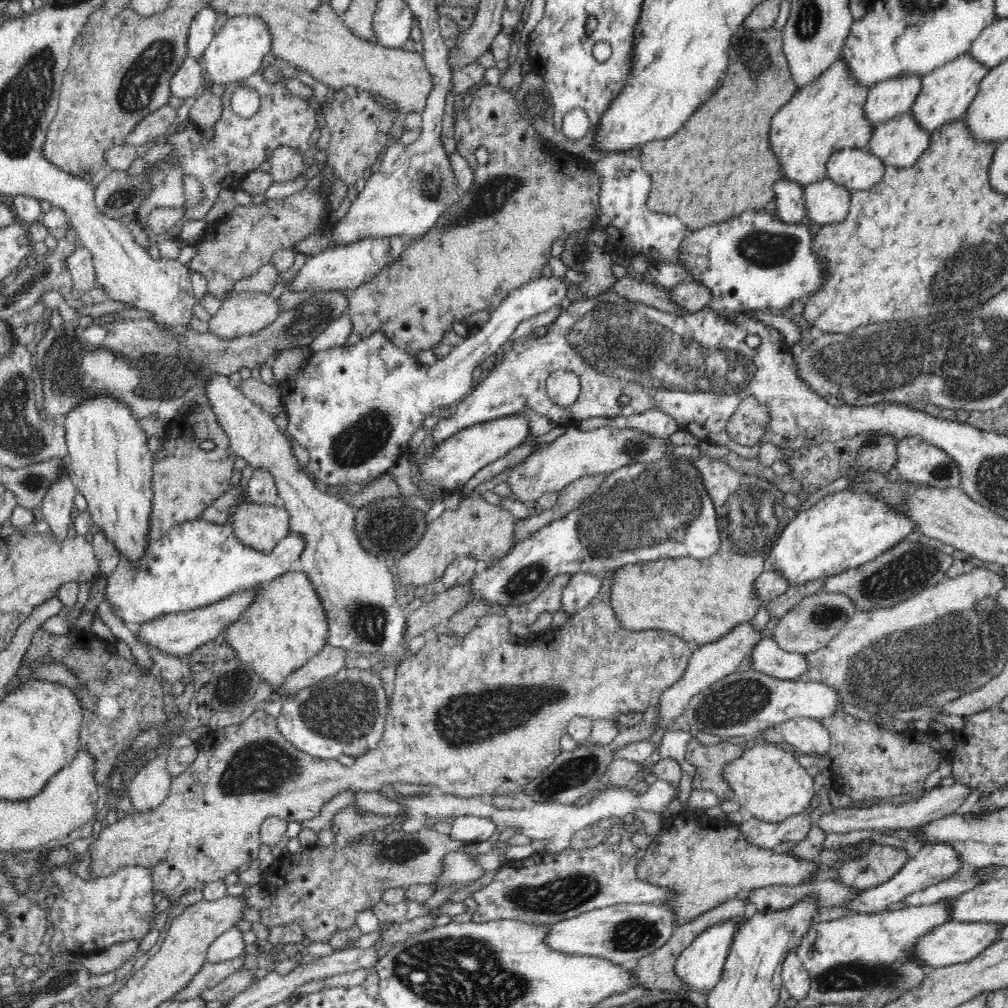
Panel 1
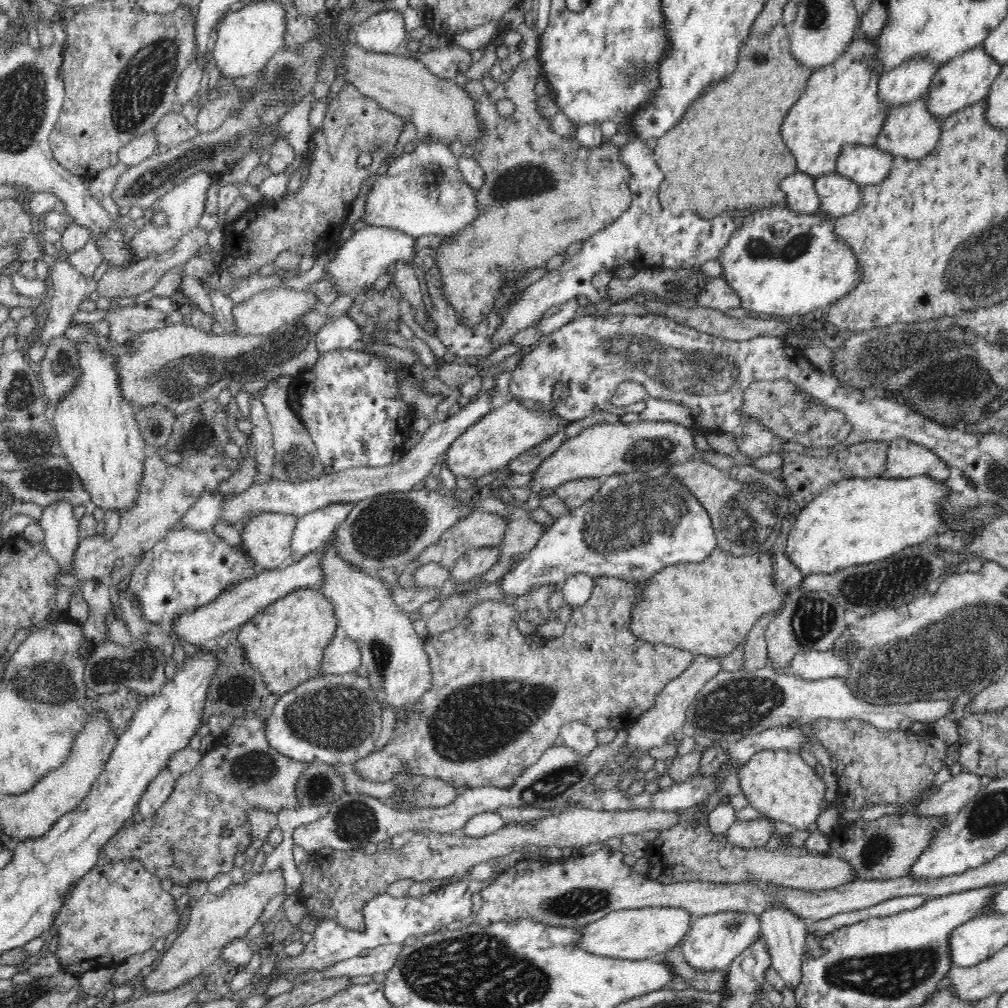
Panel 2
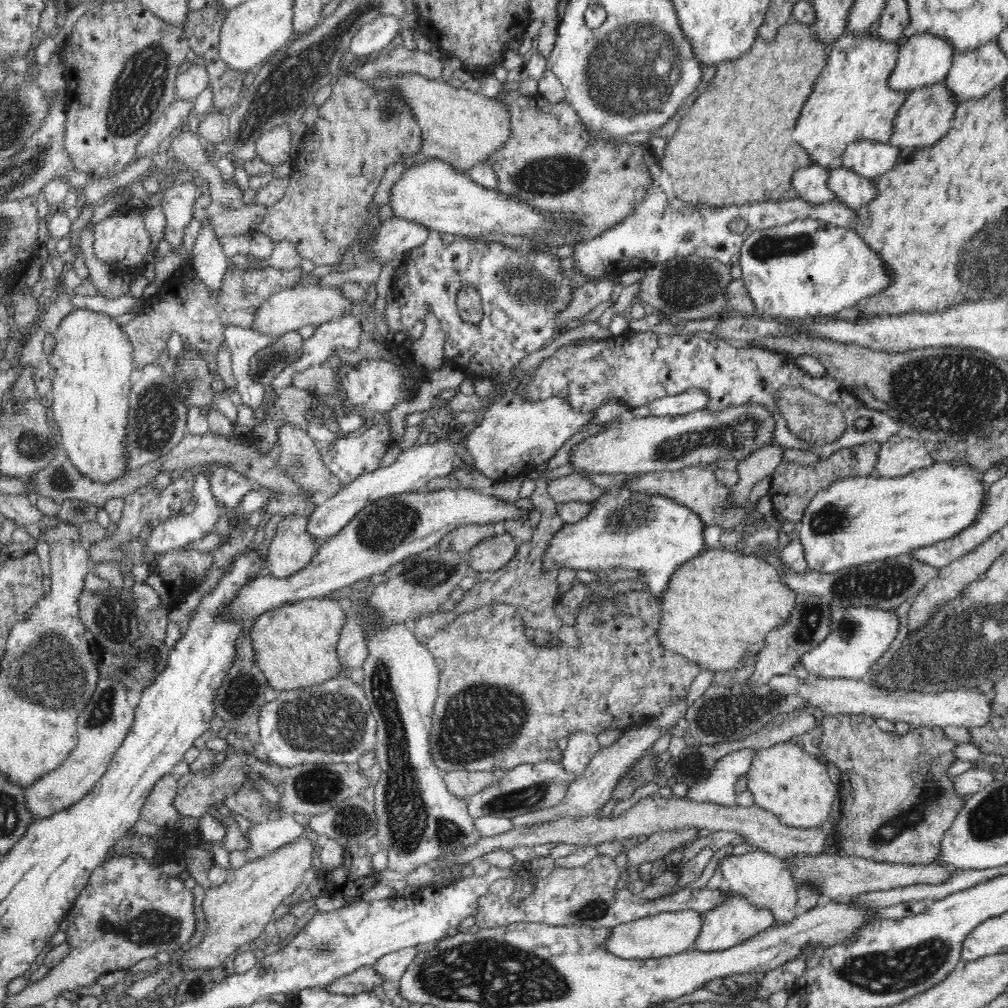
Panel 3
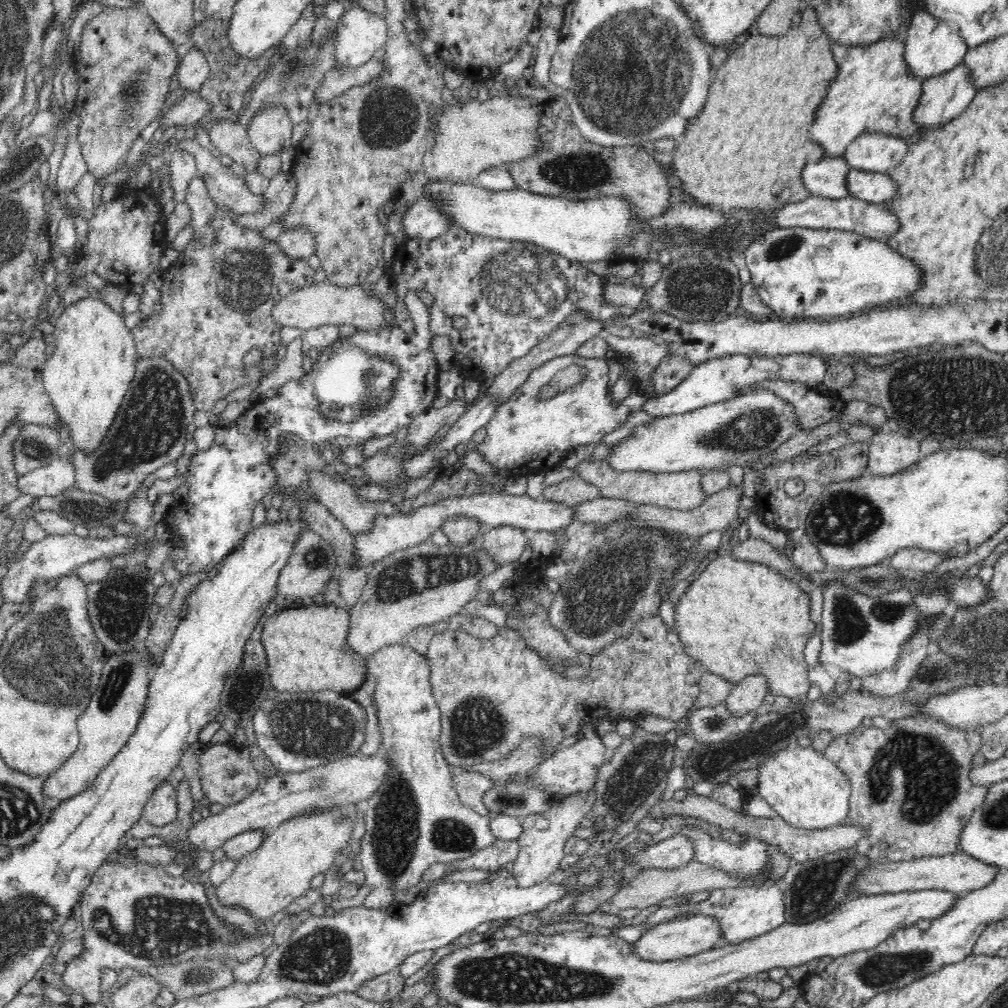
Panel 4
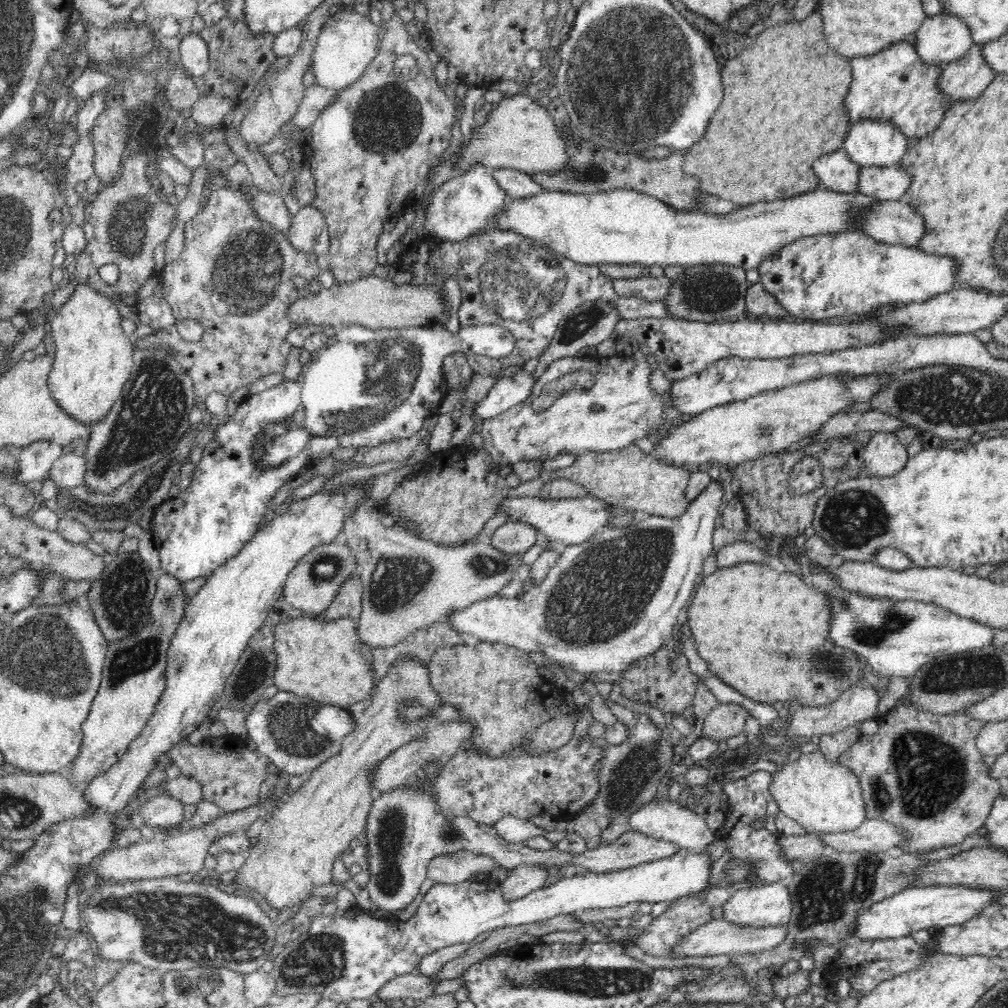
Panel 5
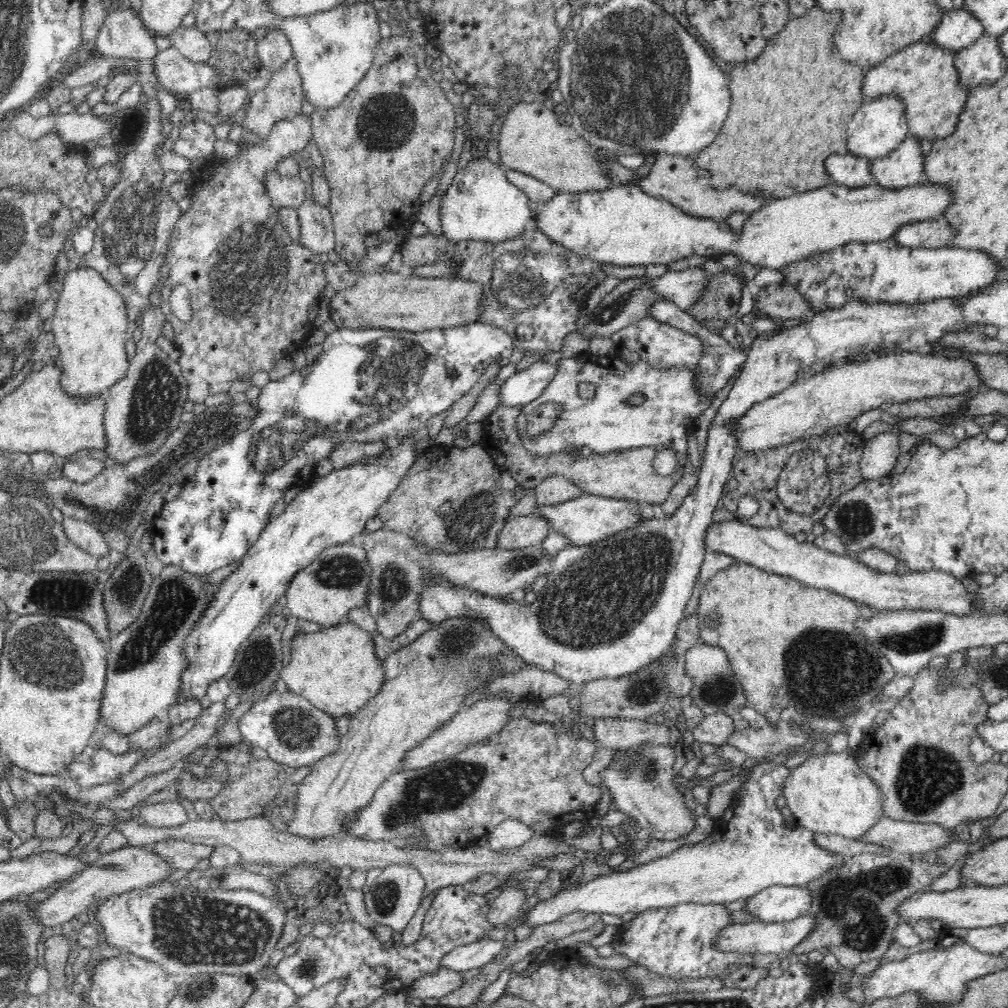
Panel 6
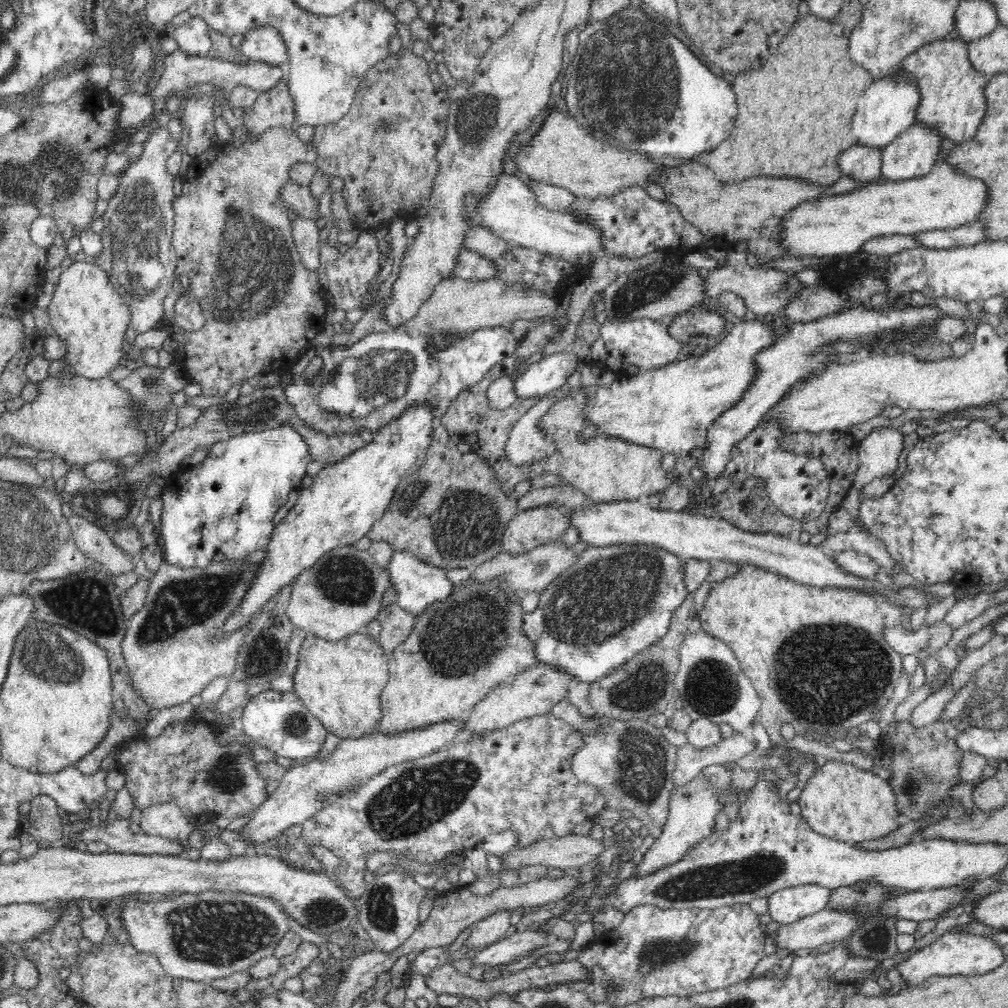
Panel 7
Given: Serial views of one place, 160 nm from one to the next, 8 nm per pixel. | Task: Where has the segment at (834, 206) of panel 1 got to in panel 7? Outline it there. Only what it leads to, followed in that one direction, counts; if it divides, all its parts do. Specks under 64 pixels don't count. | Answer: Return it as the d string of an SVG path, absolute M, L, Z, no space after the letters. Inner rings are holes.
M914 123L882 149L882 176L890 182L925 176L938 160L942 140L938 129Z

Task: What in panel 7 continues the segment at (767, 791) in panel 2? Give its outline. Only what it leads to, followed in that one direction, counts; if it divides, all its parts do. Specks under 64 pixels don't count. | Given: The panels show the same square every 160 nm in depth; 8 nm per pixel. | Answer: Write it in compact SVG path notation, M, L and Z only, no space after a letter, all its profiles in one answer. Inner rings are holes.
M840 758L818 766L797 801L802 820L808 821L812 830L850 845L882 838L901 827L896 821L896 794L889 782L879 778L875 771L860 764L844 764Z

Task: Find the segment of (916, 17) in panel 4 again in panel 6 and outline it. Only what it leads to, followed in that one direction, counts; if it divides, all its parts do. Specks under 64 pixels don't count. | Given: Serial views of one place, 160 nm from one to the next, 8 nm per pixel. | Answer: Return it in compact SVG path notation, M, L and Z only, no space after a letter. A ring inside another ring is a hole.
M958 9L944 12L940 24L928 35L931 37L930 43L958 52L974 44L984 33L980 19L966 9Z

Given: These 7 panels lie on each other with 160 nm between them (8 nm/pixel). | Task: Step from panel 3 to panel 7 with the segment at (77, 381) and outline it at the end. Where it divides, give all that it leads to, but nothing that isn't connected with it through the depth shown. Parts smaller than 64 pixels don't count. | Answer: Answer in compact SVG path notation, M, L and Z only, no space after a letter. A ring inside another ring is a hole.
M76 261L63 269L56 291L53 293L52 303L47 308L50 316L49 324L55 334L66 345L67 353L63 357L68 363L71 374L92 380L108 377L109 373L118 368L118 362L126 352L126 333L131 320L131 314L126 302L115 290L109 280L107 272L96 262Z

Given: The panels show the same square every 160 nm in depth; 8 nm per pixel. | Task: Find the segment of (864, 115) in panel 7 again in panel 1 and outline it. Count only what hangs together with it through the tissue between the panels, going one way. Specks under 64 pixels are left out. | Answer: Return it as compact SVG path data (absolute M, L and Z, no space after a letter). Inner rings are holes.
M850 147L840 149L828 159L826 169L832 182L844 186L850 192L870 190L882 181L888 170L883 160L869 150Z

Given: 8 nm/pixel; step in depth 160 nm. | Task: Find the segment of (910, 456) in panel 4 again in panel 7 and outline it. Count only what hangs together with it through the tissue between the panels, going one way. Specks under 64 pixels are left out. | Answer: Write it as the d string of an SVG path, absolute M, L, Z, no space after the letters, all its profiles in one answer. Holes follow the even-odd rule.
M875 428L860 442L858 470L854 476L854 488L862 488L880 475L893 474L898 468L904 435L898 428Z

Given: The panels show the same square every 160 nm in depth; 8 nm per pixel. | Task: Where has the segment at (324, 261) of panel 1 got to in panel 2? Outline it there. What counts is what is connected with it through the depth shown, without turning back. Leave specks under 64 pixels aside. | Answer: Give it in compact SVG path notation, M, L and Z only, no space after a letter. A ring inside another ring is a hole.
M369 226L354 233L335 253L326 270L333 276L332 284L337 286L338 295L356 294L364 288L372 288L374 281L384 274L390 264L397 261L410 263L413 260L414 242L408 234L390 228Z

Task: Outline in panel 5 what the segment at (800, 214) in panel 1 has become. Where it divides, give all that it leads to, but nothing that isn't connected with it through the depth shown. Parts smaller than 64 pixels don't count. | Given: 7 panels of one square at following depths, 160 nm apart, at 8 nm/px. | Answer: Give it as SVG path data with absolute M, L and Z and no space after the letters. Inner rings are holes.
M845 150L826 154L814 162L814 173L819 177L820 188L841 194L857 193L861 167L847 156Z

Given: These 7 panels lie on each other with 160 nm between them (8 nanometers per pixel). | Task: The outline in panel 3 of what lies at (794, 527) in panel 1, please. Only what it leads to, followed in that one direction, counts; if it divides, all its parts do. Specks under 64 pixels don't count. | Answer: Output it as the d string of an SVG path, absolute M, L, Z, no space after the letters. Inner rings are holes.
M934 461L930 466L913 470L910 474L900 475L899 477L888 478L878 475L868 475L862 477L858 475L844 476L839 478L833 483L822 487L810 501L810 504L806 507L806 510L801 518L801 522L798 524L798 531L795 537L802 543L804 549L804 558L806 559L807 568L812 571L818 571L821 573L835 573L836 571L858 565L867 565L871 562L878 562L900 556L912 552L914 549L930 546L940 542L942 540L948 540L948 538L954 538L956 534L960 534L962 530L966 530L970 524L974 523L974 520L980 516L982 512L982 504L984 504L984 498L986 498L986 488L981 479L982 473L979 473L974 467L968 465L968 463L960 463L958 461L946 462L946 461Z

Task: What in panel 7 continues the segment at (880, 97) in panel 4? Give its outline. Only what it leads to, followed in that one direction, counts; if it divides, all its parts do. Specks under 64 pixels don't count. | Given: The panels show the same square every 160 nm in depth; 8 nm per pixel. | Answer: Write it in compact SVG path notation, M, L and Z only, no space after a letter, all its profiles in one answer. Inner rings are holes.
M937 39L920 46L908 58L904 58L895 73L908 73L918 83L922 95L920 106L916 108L916 123L938 129L942 138L950 138L955 143L972 140L986 112L984 88L991 76L974 69L968 59L968 43L958 39Z

